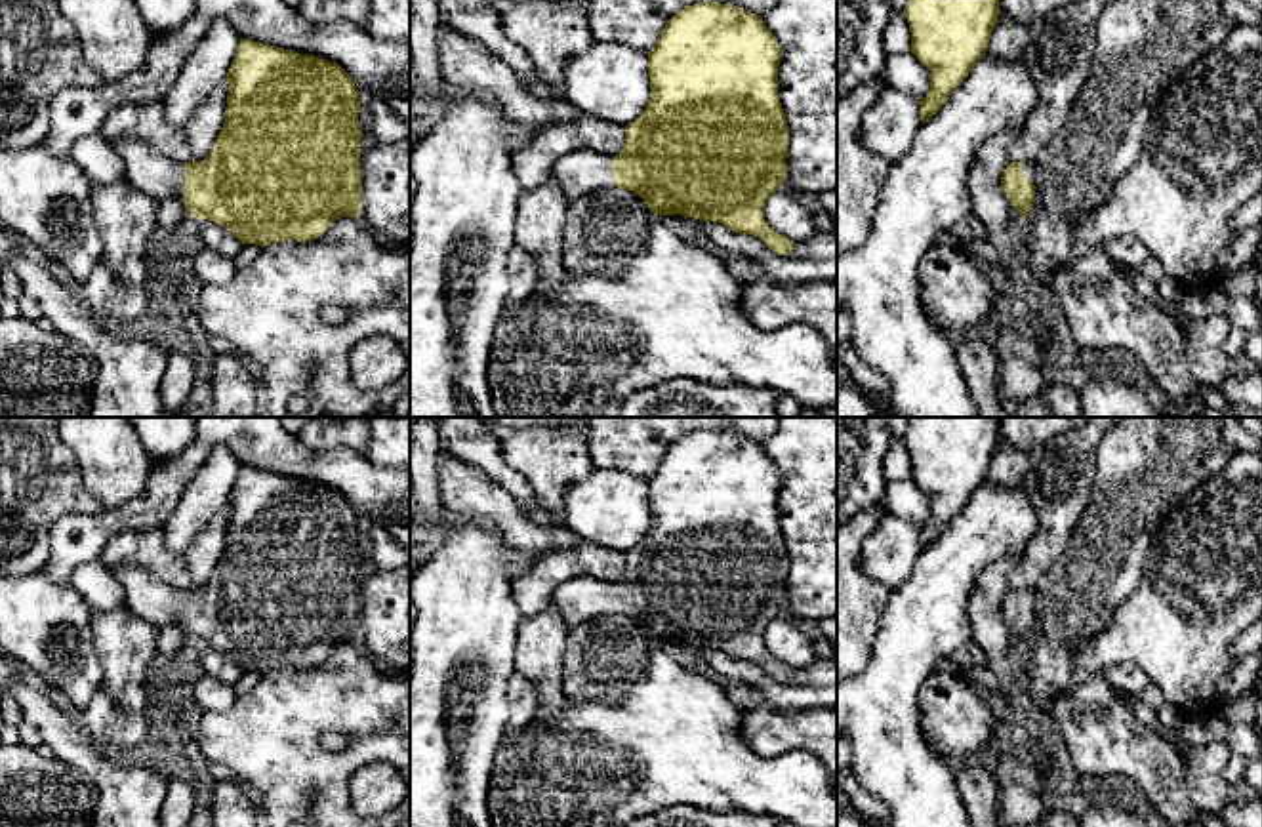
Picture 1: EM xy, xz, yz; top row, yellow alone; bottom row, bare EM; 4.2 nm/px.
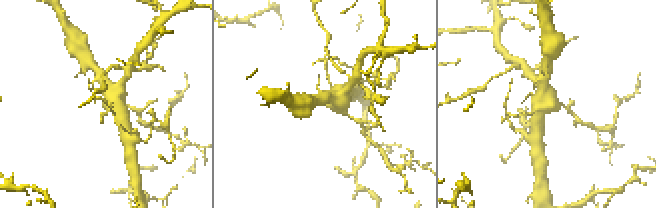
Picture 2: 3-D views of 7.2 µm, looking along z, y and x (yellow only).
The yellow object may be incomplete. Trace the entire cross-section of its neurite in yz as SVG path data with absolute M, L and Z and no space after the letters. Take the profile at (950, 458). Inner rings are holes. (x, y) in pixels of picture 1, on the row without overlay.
M907 417L904 434L911 459L911 480L928 494L930 516L921 532L921 549L932 545L986 482L999 444L1001 417Z

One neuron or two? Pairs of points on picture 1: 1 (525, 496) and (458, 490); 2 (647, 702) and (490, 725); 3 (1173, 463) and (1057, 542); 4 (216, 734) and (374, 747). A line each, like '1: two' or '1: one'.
1: two
2: two
3: two
4: one

